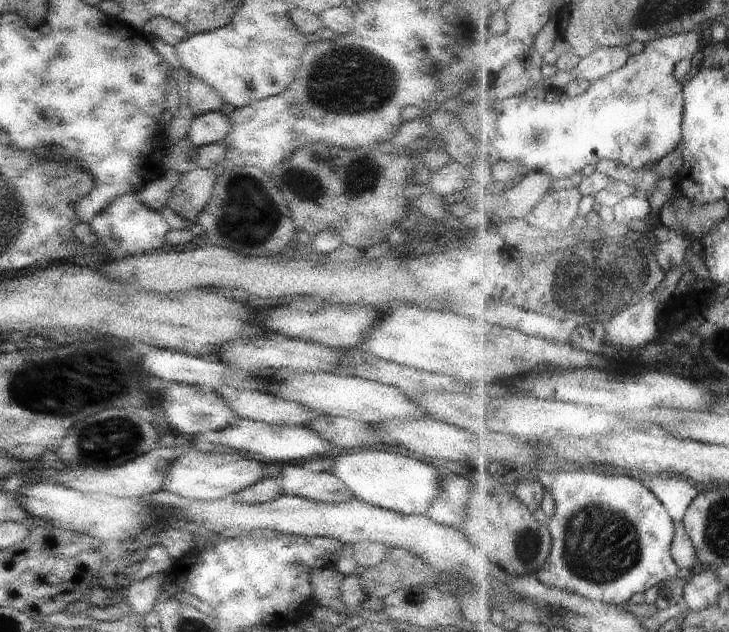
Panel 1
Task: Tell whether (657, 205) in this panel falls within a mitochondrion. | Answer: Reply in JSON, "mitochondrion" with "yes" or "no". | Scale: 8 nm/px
{"mitochondrion":"no"}

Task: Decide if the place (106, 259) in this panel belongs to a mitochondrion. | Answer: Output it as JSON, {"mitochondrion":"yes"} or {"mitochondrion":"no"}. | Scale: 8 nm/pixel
{"mitochondrion":"no"}

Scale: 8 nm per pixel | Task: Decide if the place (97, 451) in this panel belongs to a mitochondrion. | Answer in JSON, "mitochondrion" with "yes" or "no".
{"mitochondrion":"yes"}

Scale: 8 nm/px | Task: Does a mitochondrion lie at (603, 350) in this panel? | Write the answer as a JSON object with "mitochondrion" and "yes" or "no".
{"mitochondrion":"no"}

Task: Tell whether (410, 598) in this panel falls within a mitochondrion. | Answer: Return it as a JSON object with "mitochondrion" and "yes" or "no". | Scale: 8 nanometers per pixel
{"mitochondrion":"yes"}

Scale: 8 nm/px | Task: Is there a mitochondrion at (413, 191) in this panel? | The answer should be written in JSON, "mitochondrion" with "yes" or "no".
{"mitochondrion":"no"}

